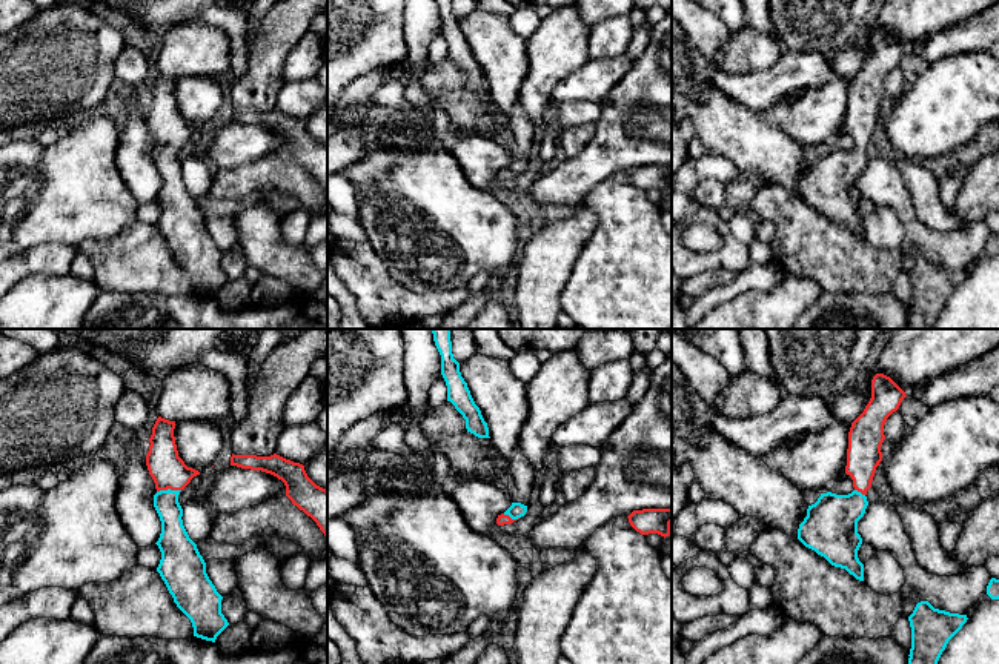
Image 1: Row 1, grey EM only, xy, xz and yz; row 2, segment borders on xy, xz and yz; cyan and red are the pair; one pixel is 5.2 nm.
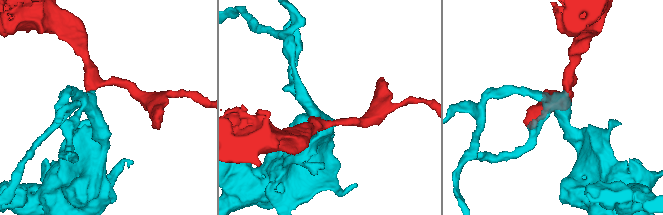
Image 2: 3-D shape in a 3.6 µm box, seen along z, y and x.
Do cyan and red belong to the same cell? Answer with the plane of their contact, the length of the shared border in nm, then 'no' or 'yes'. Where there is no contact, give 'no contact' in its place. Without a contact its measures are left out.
xy | 130 nm | yes

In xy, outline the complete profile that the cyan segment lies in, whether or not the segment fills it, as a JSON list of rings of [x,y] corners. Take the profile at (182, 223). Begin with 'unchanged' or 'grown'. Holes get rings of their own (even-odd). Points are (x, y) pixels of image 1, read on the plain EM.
grown | [[[157,74],[149,94],[146,121],[155,138],[154,163],[161,177],[155,198],[161,208],[157,223],[177,263],[191,275],[194,292],[215,298],[229,281],[221,269],[223,252],[206,229],[206,218],[183,181],[180,148],[200,131],[178,112],[175,77]]]

